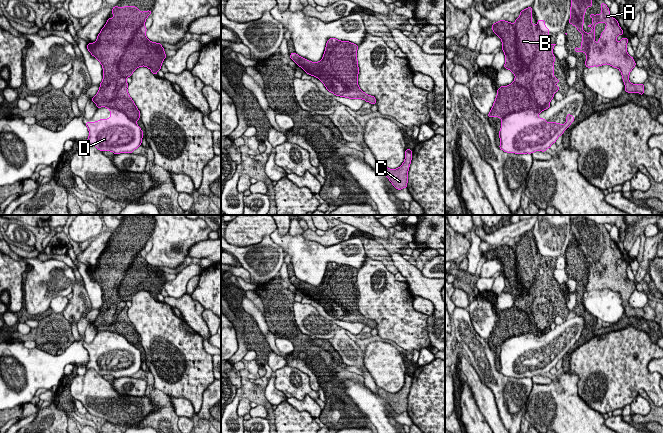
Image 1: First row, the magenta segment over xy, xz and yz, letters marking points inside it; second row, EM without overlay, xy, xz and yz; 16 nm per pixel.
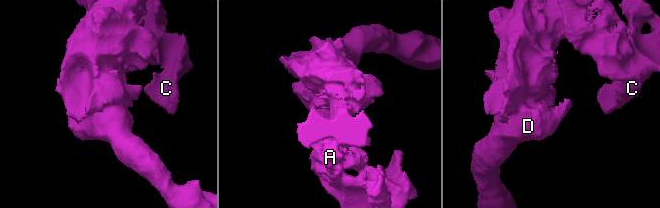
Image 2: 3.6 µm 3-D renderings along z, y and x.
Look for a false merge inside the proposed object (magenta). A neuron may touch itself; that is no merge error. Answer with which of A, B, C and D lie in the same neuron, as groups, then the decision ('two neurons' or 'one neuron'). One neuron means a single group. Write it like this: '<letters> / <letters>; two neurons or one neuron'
A B C / D; two neurons

